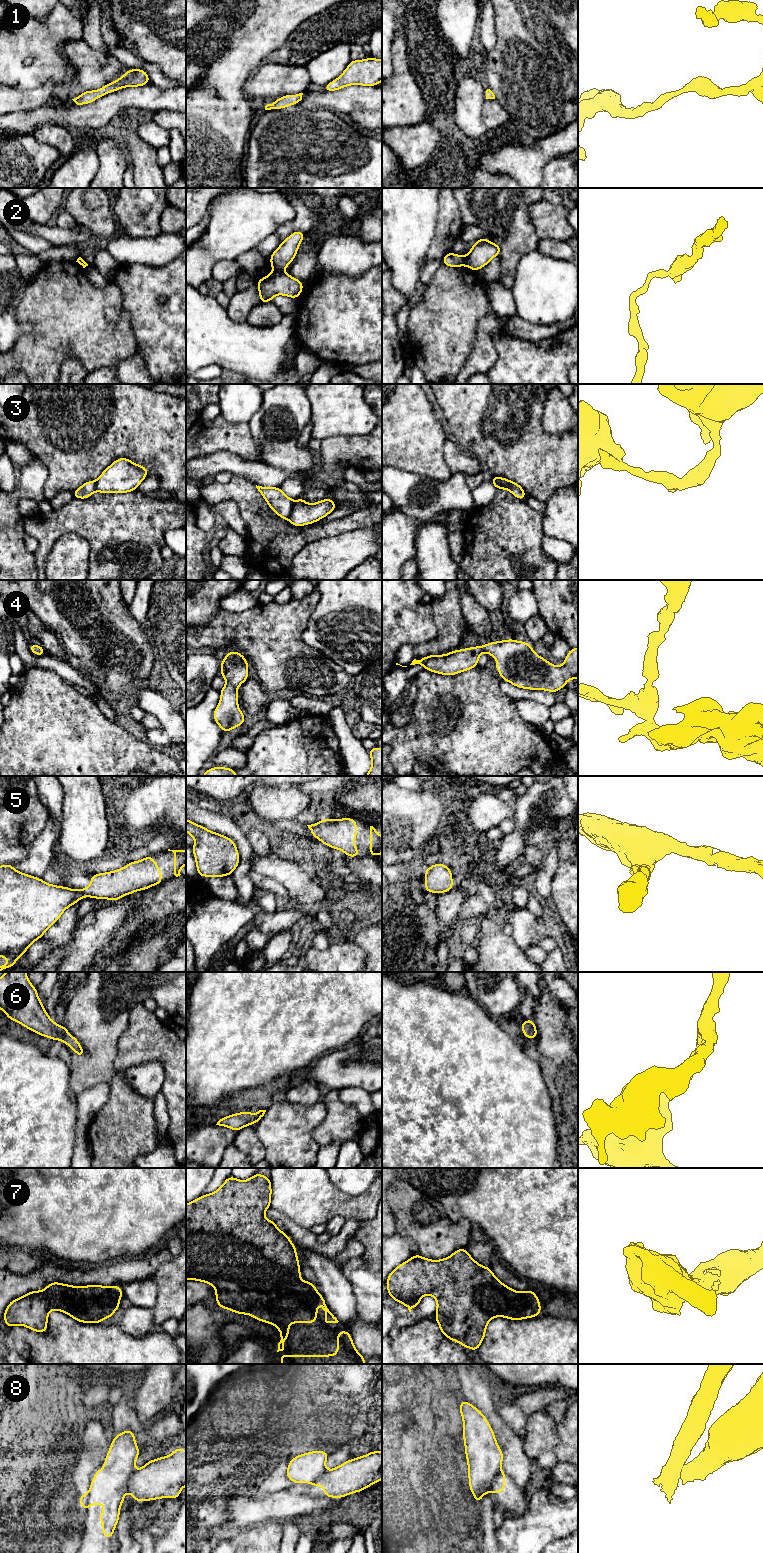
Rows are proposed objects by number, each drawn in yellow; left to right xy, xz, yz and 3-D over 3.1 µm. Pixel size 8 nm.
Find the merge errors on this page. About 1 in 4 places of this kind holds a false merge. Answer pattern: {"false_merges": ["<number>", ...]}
{"false_merges": ["2", "3", "8"]}

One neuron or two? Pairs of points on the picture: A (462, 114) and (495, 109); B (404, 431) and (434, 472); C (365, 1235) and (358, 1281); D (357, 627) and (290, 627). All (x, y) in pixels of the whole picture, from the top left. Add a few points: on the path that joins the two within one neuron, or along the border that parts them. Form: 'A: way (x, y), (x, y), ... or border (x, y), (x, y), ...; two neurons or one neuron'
A: border (485, 98), (482, 120), (489, 132); two neurons
B: way (413, 441), (429, 462); one neuron
C: way (371, 1247), (370, 1271); one neuron
D: border (316, 606), (302, 634), (302, 640), (315, 649); two neurons

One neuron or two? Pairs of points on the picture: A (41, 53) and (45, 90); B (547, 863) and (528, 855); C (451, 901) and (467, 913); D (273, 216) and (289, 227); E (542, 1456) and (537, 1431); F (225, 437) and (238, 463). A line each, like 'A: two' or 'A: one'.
A: two
B: two
C: two
D: two
E: one
F: two

